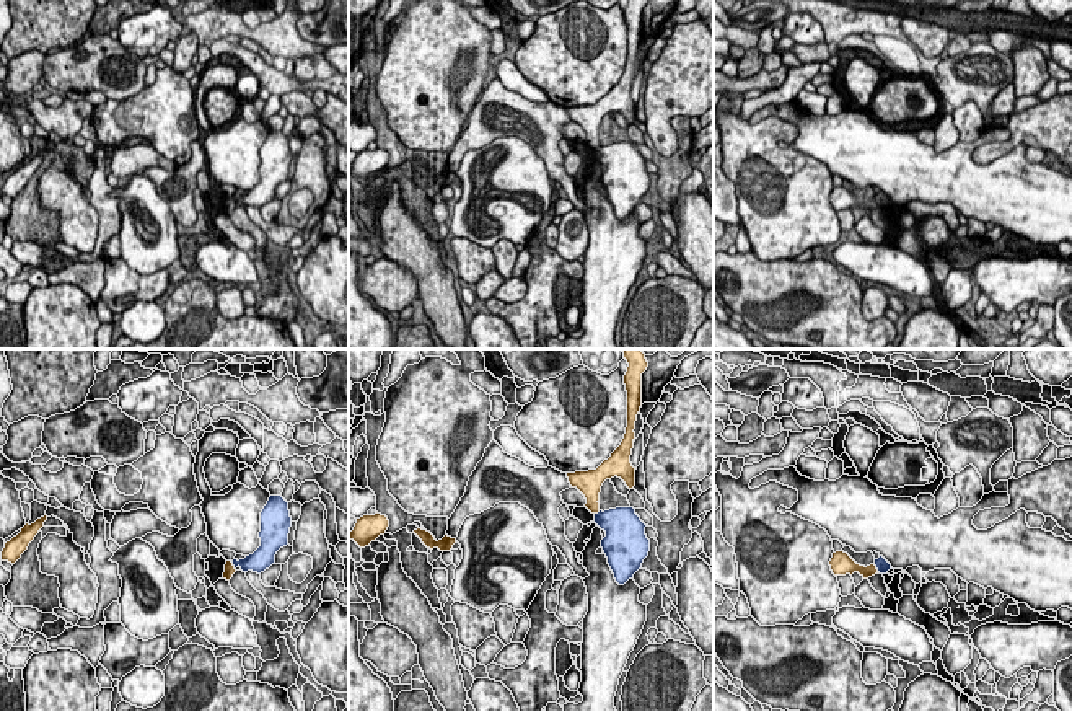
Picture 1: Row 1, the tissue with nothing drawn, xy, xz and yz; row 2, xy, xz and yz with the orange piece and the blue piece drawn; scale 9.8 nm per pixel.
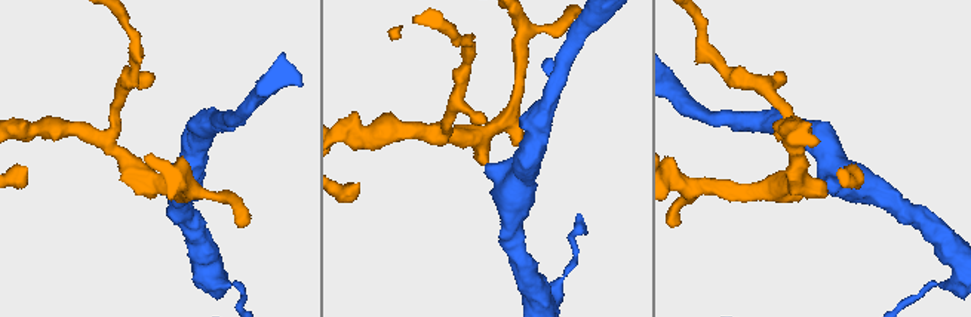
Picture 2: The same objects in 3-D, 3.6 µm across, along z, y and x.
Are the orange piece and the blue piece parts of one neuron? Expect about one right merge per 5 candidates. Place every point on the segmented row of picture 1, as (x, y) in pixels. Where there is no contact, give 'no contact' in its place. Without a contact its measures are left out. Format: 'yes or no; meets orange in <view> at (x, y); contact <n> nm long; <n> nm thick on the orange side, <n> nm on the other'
no; meets orange in yz at (875, 568); contact 110 nm long; 140 nm thick on the orange side, 140 nm on the other

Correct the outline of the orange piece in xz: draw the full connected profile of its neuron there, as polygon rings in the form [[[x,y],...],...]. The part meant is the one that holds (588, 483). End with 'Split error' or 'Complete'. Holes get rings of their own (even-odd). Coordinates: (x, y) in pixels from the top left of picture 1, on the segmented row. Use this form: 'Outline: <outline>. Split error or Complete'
Outline: [[[622,349],[629,367],[624,375],[627,391],[627,427],[621,445],[604,460],[596,470],[567,473],[572,488],[577,488],[587,499],[585,507],[591,514],[600,512],[600,492],[606,479],[621,478],[629,489],[635,486],[635,468],[630,463],[630,455],[635,439],[635,421],[642,406],[642,373],[648,362],[640,349]]]. Complete

